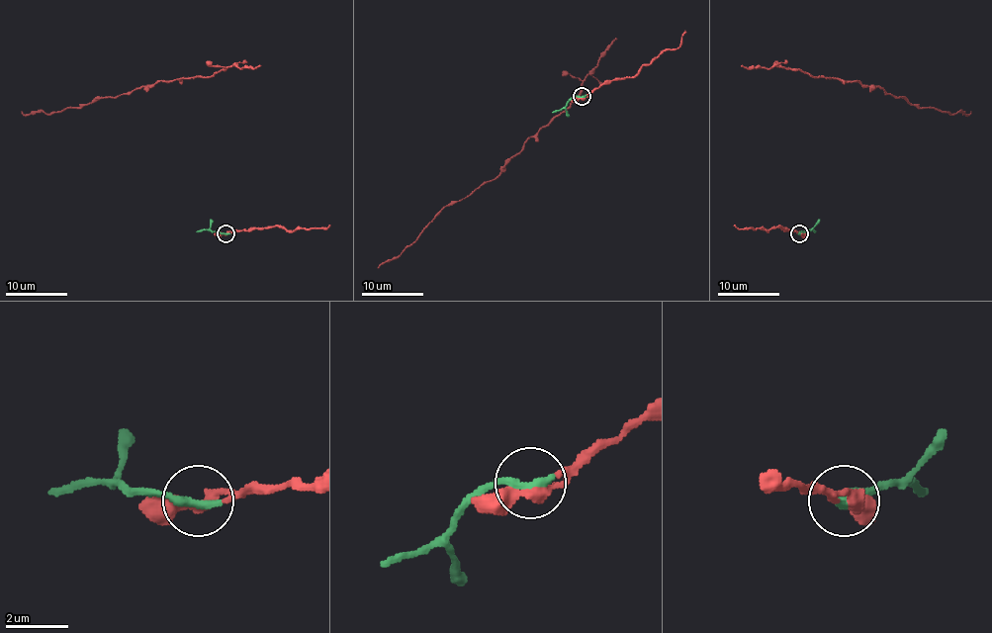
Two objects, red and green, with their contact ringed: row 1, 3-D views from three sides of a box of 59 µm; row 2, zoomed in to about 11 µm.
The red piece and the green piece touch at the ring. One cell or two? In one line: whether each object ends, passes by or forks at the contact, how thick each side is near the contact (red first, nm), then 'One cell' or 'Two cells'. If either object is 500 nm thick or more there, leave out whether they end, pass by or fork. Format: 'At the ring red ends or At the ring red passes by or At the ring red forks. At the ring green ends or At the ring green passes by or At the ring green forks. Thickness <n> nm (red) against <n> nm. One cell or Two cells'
At the ring red passes by. At the ring green ends. Thickness 320 nm (red) against 320 nm. One cell

